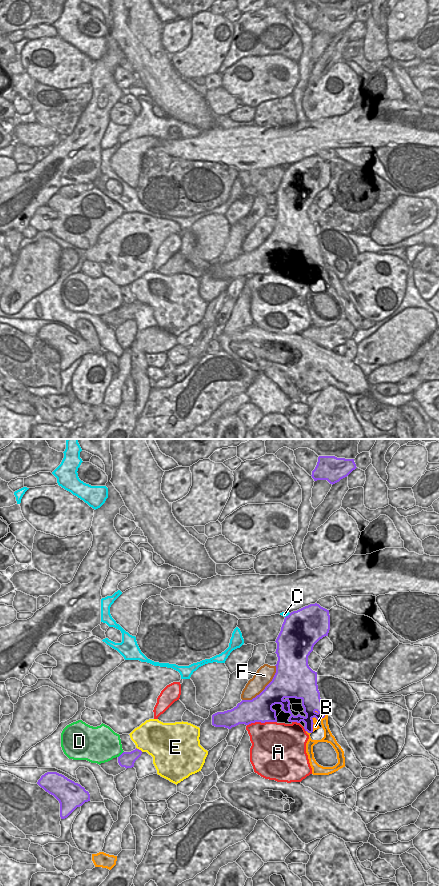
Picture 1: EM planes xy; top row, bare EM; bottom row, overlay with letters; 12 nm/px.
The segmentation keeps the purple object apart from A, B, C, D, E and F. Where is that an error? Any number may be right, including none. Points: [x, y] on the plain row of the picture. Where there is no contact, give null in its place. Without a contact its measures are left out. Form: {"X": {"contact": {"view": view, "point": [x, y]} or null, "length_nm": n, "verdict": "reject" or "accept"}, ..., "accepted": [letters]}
{"A": {"contact": {"view": "xy", "point": [261, 274]}, "length_nm": 360, "verdict": "reject"}, "B": {"contact": {"view": "xy", "point": [312, 276]}, "length_nm": 190, "verdict": "accept"}, "C": {"contact": {"view": "xy", "point": [288, 167]}, "length_nm": 90, "verdict": "reject"}, "D": {"contact": {"view": "xy", "point": [121, 306]}, "length_nm": 110, "verdict": "reject"}, "E": {"contact": {"view": "xy", "point": [138, 301]}, "length_nm": 100, "verdict": "reject"}, "F": {"contact": {"view": "xy", "point": [265, 240]}, "length_nm": 600, "verdict": "reject"}, "accepted": ["B"]}

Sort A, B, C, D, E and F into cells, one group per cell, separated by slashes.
A / B / C / D / E / F

